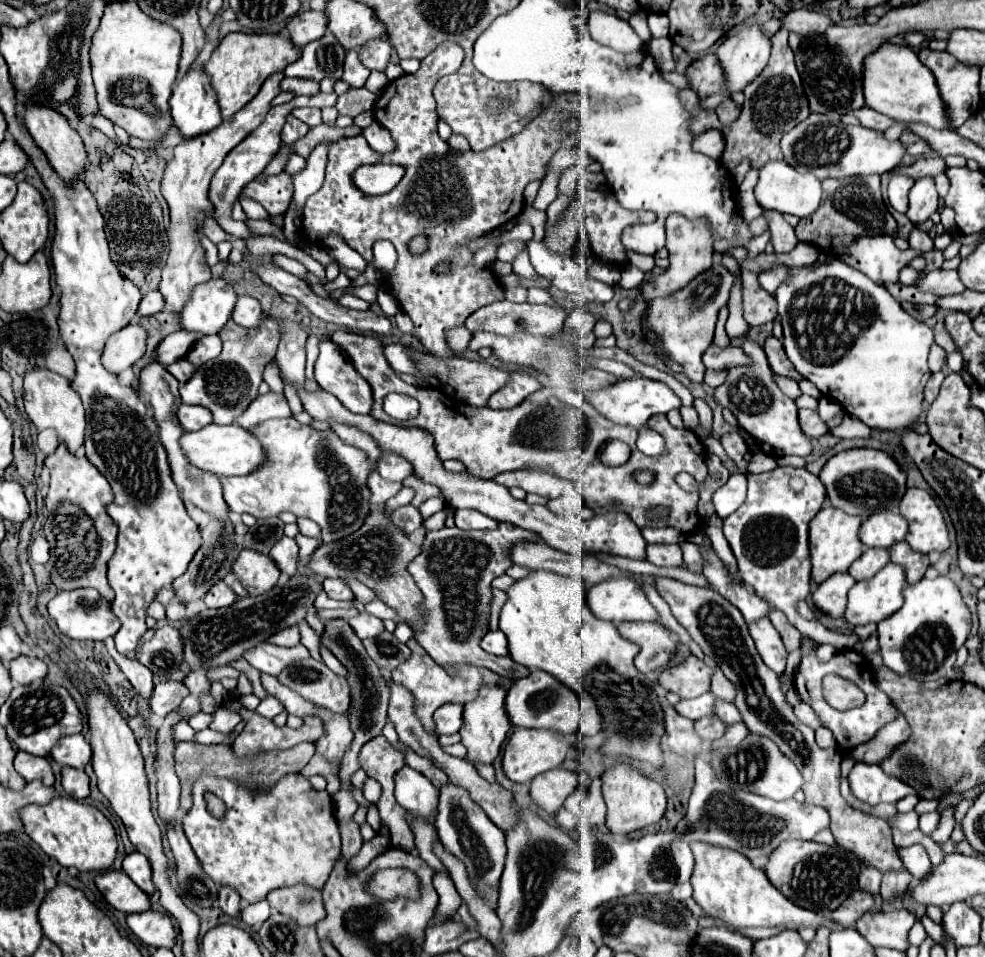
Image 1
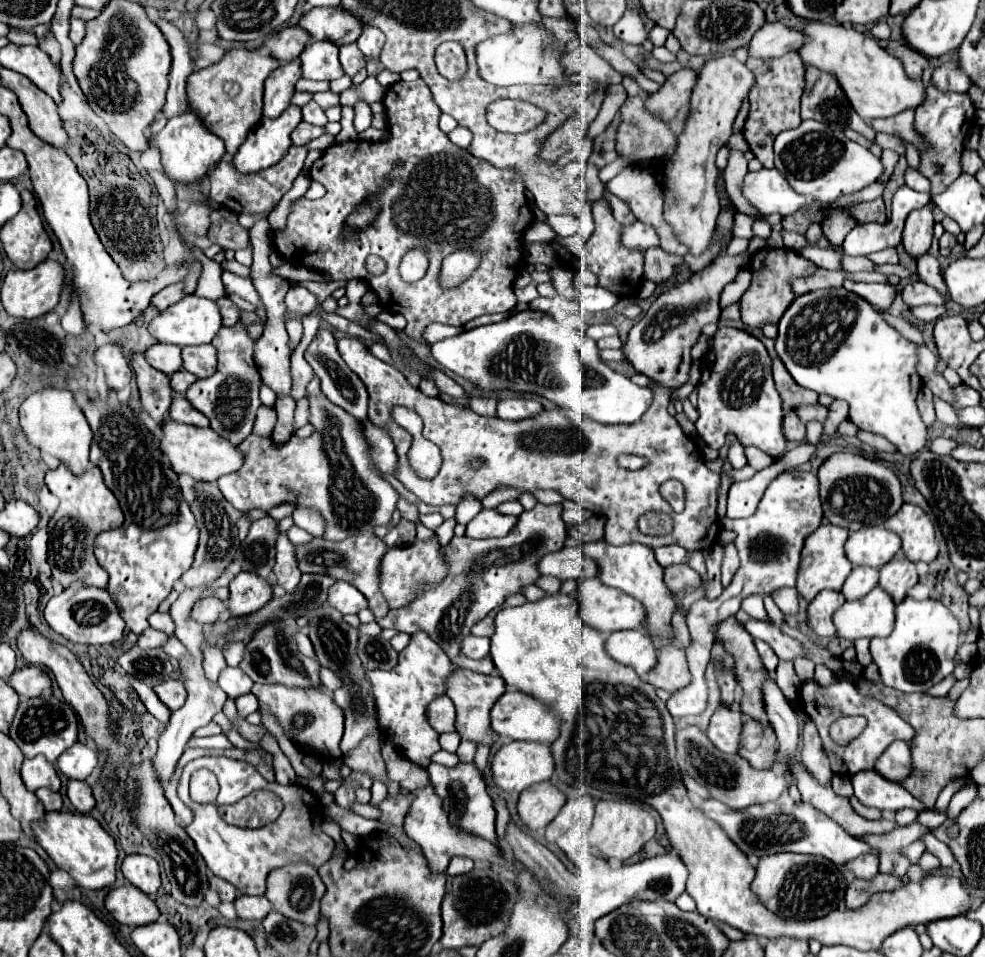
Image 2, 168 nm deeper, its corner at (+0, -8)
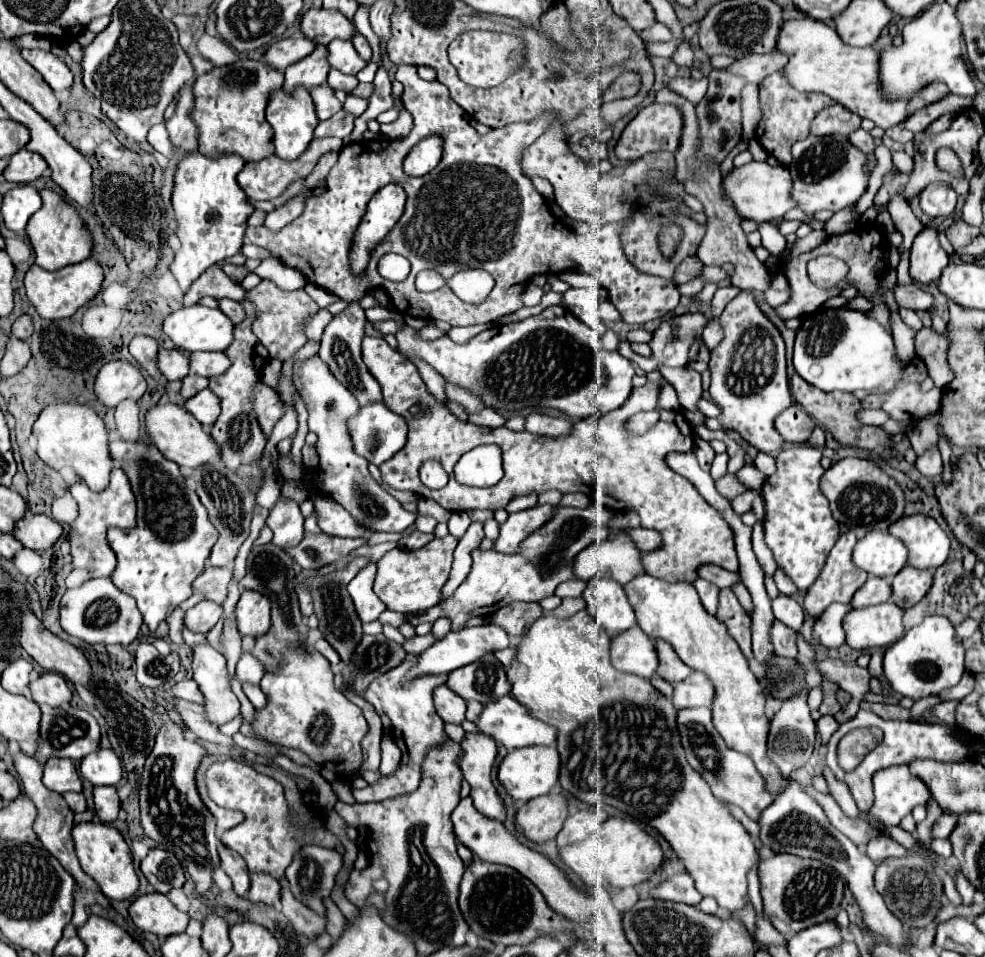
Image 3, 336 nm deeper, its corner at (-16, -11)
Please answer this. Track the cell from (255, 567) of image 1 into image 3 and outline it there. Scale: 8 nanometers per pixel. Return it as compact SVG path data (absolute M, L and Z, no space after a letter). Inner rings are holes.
M244 590L236 606L236 618L242 636L264 634L270 628L270 600L256 590Z

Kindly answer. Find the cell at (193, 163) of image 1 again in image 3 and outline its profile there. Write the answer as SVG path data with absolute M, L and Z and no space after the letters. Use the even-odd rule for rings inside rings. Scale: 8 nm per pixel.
M316 46L316 50L306 56L304 60L292 64L286 68L284 76L284 90L294 92L298 86L312 90L316 86L322 86L328 76L328 60L326 60L326 46Z

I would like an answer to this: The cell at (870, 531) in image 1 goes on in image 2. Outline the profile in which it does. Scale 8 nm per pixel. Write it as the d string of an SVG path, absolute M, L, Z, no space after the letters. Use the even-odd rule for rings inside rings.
M862 527L850 533L844 551L854 567L868 565L878 569L896 555L900 545L900 537L884 527Z

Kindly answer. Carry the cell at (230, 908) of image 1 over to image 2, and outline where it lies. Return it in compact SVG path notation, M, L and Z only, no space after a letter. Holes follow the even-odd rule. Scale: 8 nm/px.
M210 873L210 887L214 891L218 891L222 901L234 901L236 899L236 887L232 887L232 883L228 883L226 879L220 879L216 875Z

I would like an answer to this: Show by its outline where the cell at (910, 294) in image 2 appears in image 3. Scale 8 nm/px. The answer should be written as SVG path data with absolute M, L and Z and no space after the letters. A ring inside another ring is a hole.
M896 286L894 290L898 306L908 306L912 310L928 310L934 304L934 296L926 290L920 290L918 286Z

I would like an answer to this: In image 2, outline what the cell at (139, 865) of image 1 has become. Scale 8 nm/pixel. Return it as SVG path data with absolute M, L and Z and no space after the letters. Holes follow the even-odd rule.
M128 855L122 863L122 873L132 885L136 885L146 895L156 893L162 883L160 867L156 859L148 855Z

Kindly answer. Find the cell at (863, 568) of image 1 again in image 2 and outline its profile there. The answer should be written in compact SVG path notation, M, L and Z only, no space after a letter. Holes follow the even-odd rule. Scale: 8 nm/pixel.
M856 567L844 581L844 587L840 593L844 593L846 601L856 601L866 593L870 593L876 585L878 585L878 569Z

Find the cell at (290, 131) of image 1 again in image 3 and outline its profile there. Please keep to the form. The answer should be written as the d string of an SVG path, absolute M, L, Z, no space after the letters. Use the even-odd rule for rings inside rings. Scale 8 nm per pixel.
M342 110L342 112L334 114L330 120L320 122L314 130L314 138L326 138L326 136L346 138L346 136L350 136L352 128L354 128L354 118L350 114L344 114L344 110Z

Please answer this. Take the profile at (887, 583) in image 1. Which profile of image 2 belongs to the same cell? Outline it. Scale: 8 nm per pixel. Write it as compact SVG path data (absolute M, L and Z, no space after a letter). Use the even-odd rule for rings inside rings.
M876 587L858 601L846 601L832 617L836 635L848 641L860 637L888 637L894 627L894 601Z

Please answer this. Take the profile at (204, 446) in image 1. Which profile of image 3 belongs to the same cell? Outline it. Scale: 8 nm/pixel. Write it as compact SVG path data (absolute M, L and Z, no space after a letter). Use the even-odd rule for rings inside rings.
M156 404L146 414L146 432L150 434L152 444L158 446L158 450L178 466L188 468L200 468L204 464L210 464L216 458L222 458L222 448L214 442L214 438L196 422L192 414L188 414L184 408L176 404Z

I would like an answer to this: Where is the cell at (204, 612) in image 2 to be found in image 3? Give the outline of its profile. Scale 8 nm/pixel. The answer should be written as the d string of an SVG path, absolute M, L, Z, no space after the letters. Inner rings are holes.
M198 602L194 608L190 608L186 612L186 618L184 618L184 624L192 630L192 632L202 632L202 634L208 634L214 624L222 618L222 606L216 604L216 602Z

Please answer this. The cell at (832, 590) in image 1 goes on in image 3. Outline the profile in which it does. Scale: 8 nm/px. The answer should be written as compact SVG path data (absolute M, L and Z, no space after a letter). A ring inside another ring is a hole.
M832 604L824 610L824 614L816 620L814 630L812 630L812 638L828 648L838 648L846 642L846 634L842 628L842 620L844 616L852 610L850 604Z

